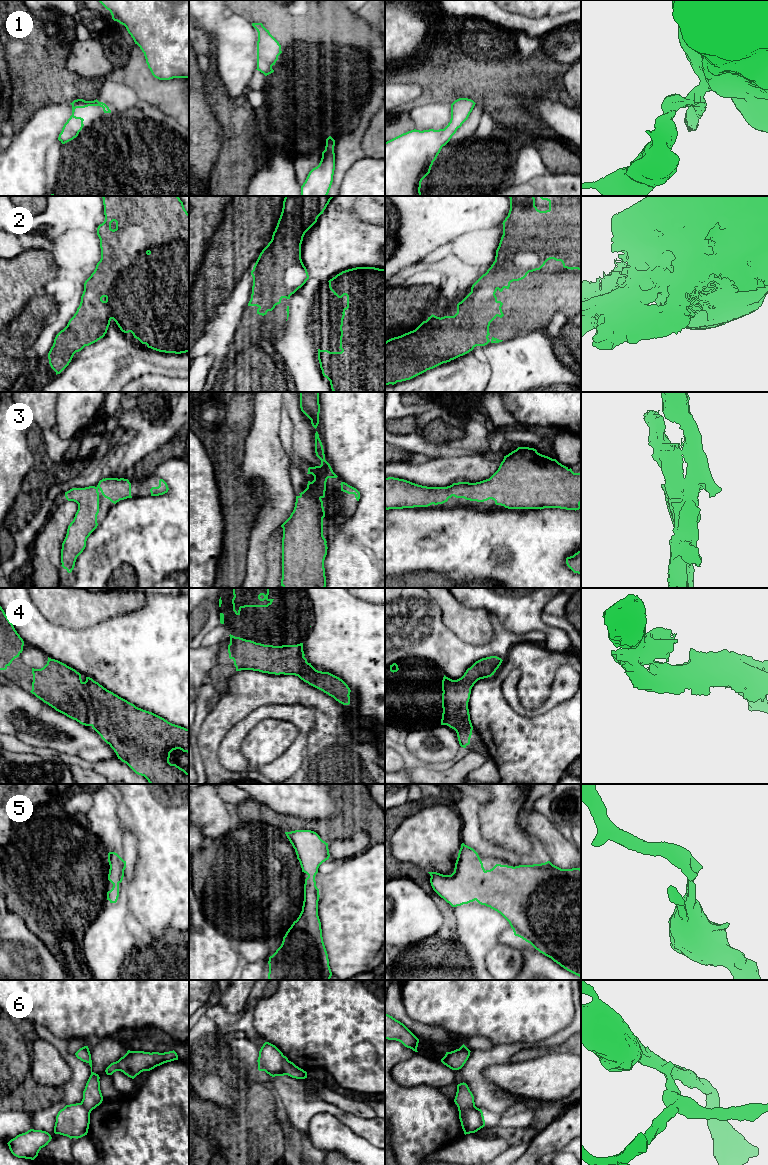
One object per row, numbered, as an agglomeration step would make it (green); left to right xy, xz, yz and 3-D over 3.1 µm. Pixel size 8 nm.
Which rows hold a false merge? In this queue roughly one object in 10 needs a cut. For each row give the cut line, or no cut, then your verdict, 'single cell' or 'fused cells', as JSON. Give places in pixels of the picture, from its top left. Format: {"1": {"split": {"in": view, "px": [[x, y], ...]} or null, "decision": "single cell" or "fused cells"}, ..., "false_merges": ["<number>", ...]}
{"1": {"split": null, "decision": "single cell"}, "2": {"split": null, "decision": "single cell"}, "3": {"split": null, "decision": "single cell"}, "4": {"split": null, "decision": "single cell"}, "5": {"split": null, "decision": "single cell"}, "6": {"split": {"in": "xz", "px": [[284, 1056], [282, 1075]]}, "decision": "fused cells"}, "false_merges": ["6"]}

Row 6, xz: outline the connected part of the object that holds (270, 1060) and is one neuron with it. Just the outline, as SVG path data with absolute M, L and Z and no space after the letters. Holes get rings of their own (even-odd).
M265 1042L259 1051L258 1070L272 1077L283 1076L283 1053L273 1044Z

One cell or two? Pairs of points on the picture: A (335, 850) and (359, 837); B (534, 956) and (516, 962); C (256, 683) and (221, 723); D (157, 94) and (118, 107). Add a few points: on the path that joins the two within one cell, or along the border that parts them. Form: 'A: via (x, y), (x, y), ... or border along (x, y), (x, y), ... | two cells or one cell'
A: via (341, 849), (349, 847), (353, 843) | one cell
B: border along (513, 939), (518, 945), (523, 958), (522, 969) | two cells
C: via (246, 693), (226, 713) | one cell
D: border along (124, 83), (138, 97) | two cells

